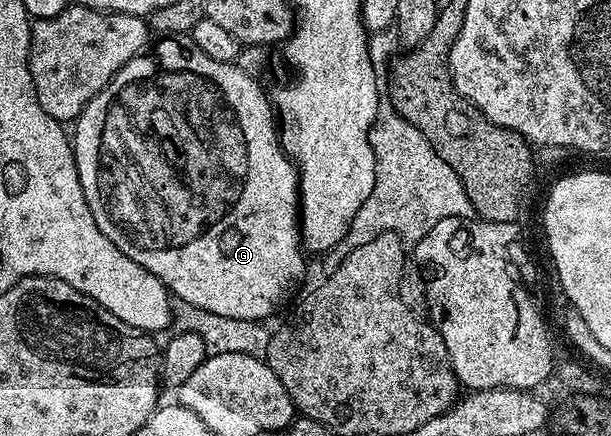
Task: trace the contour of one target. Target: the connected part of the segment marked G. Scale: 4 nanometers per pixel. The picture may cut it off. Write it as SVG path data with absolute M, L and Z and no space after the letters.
M162 38L157 42L159 44L155 43L145 54L133 56L115 74L112 82L108 82L108 86L100 90L92 102L88 102L73 125L74 161L84 198L102 233L120 251L128 254L132 262L156 274L171 297L184 299L201 310L223 315L224 318L266 322L273 312L280 311L290 299L293 301L299 295L298 287L306 272L306 264L302 261L304 245L300 239L298 169L282 147L276 109L268 92L266 96L265 90L258 85L259 81L240 70L237 63L216 62L216 58L208 58L208 54L201 52L196 45L178 38Z

